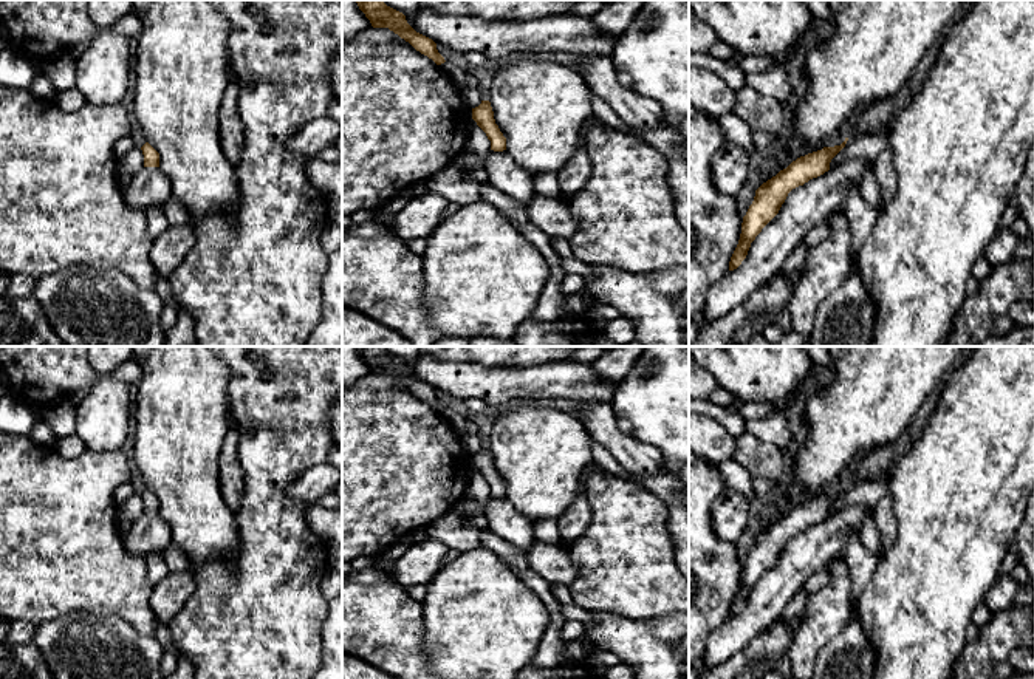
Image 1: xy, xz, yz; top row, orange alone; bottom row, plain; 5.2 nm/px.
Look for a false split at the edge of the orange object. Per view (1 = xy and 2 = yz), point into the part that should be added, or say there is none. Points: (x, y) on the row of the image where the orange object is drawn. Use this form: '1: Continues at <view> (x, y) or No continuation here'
1: No continuation here
2: No continuation here

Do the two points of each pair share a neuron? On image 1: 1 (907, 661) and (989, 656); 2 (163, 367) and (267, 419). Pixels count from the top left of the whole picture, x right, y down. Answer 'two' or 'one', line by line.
1: two
2: two

